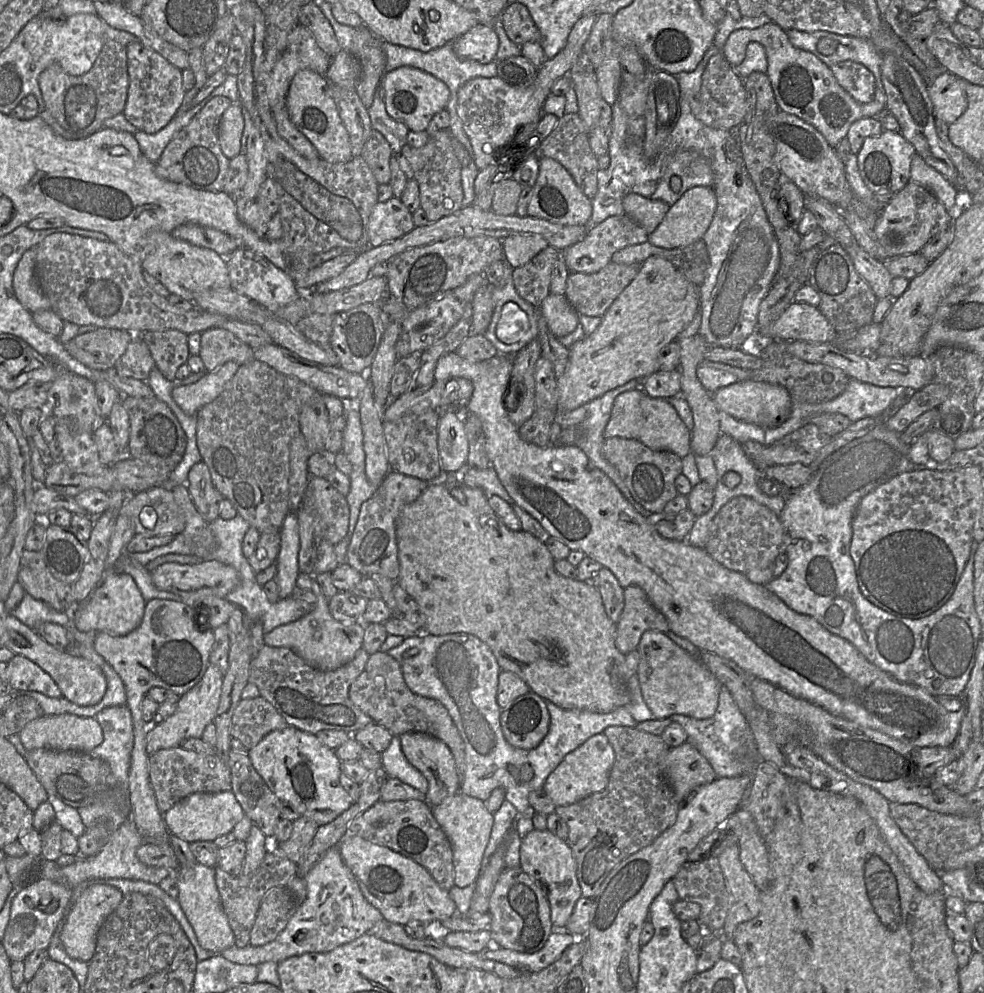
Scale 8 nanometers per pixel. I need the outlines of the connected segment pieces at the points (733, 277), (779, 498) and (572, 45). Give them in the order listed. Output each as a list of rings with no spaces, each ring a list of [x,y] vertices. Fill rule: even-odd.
[[[711,45],[697,67],[690,72],[677,74],[680,89],[680,117],[667,137],[662,152],[694,150],[703,155],[713,172],[712,188],[717,199],[713,219],[703,235],[710,264],[703,283],[699,286],[701,325],[698,334],[704,337],[711,347],[739,349],[749,353],[760,353],[761,345],[755,339],[759,306],[767,294],[780,265],[779,244],[770,224],[761,199],[746,169],[740,143],[732,139],[729,129],[713,128],[699,121],[691,111],[691,103],[700,90],[702,74],[713,55],[721,52],[718,46]]]
[[[721,433],[717,439],[715,446],[712,449],[711,455],[713,457],[716,471],[717,471],[717,484],[715,487],[715,494],[714,500],[712,504],[712,516],[711,522],[715,515],[719,512],[719,510],[732,498],[737,496],[746,496],[754,499],[759,504],[762,504],[768,507],[772,512],[776,515],[780,516],[784,506],[786,496],[784,495],[777,495],[777,496],[768,496],[764,494],[761,489],[759,488],[759,480],[762,477],[765,477],[762,471],[752,462],[752,460],[746,455],[742,444],[738,441],[734,440],[732,437]],[[734,471],[738,473],[741,477],[740,483],[730,488],[724,482],[724,476],[727,472]]]
[[[596,15],[582,16],[573,26],[564,48],[552,59],[547,59],[538,69],[534,82],[526,88],[516,88],[499,77],[477,77],[467,81],[458,90],[458,115],[473,149],[473,157],[479,171],[488,167],[495,154],[512,141],[524,125],[542,117],[543,105],[553,83],[569,71],[583,52],[583,46],[591,32]]]

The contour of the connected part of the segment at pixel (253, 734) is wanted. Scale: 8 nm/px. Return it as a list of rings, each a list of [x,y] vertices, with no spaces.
[[[259,696],[240,700],[232,715],[230,735],[251,749],[270,732],[287,726],[275,707]]]

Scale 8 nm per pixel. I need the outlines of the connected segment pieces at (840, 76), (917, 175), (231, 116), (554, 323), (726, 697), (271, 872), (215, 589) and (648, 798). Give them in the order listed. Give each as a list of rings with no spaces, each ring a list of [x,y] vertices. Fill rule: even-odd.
[[[845,60],[830,67],[838,84],[857,102],[873,100],[876,83],[873,73],[864,65]]]
[[[918,154],[912,161],[910,181],[931,191],[952,217],[958,214],[956,205],[958,190]]]
[[[232,103],[221,117],[218,132],[221,151],[229,160],[240,153],[243,130],[242,106],[240,103]]]
[[[549,293],[540,305],[539,313],[557,338],[571,333],[579,323],[579,314],[564,295]]]
[[[721,688],[718,706],[715,713],[707,719],[695,719],[681,714],[674,714],[669,717],[671,722],[676,722],[685,730],[688,738],[686,742],[691,743],[710,763],[717,777],[735,777],[745,773],[753,773],[753,766],[739,756],[743,753],[747,756],[756,756],[756,743],[753,733],[745,717],[740,712],[728,690]]]
[[[267,851],[263,862],[252,877],[243,877],[242,872],[238,876],[233,876],[218,866],[214,869],[221,904],[234,934],[234,945],[239,948],[245,947],[249,944],[250,933],[263,897],[271,888],[286,886],[289,880],[297,874],[297,864],[285,856]]]
[[[211,560],[198,564],[166,563],[151,571],[153,584],[162,591],[173,593],[190,607],[197,607],[196,600],[206,597],[225,598],[240,584],[239,573],[229,565]]]
[[[610,726],[603,731],[603,734],[607,737],[615,755],[606,788],[577,803],[557,806],[554,810],[568,827],[567,842],[576,862],[576,876],[581,895],[590,899],[594,898],[604,879],[617,864],[649,845],[674,823],[680,807],[662,774],[663,760],[670,748],[660,735],[624,726]],[[603,834],[610,837],[609,844],[603,843]]]

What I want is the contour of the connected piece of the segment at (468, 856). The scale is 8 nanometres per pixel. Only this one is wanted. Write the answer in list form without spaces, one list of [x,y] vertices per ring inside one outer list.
[[[461,792],[432,807],[432,814],[452,846],[454,885],[459,888],[475,885],[479,877],[484,851],[490,839],[493,814],[487,810],[485,802],[466,796]]]

